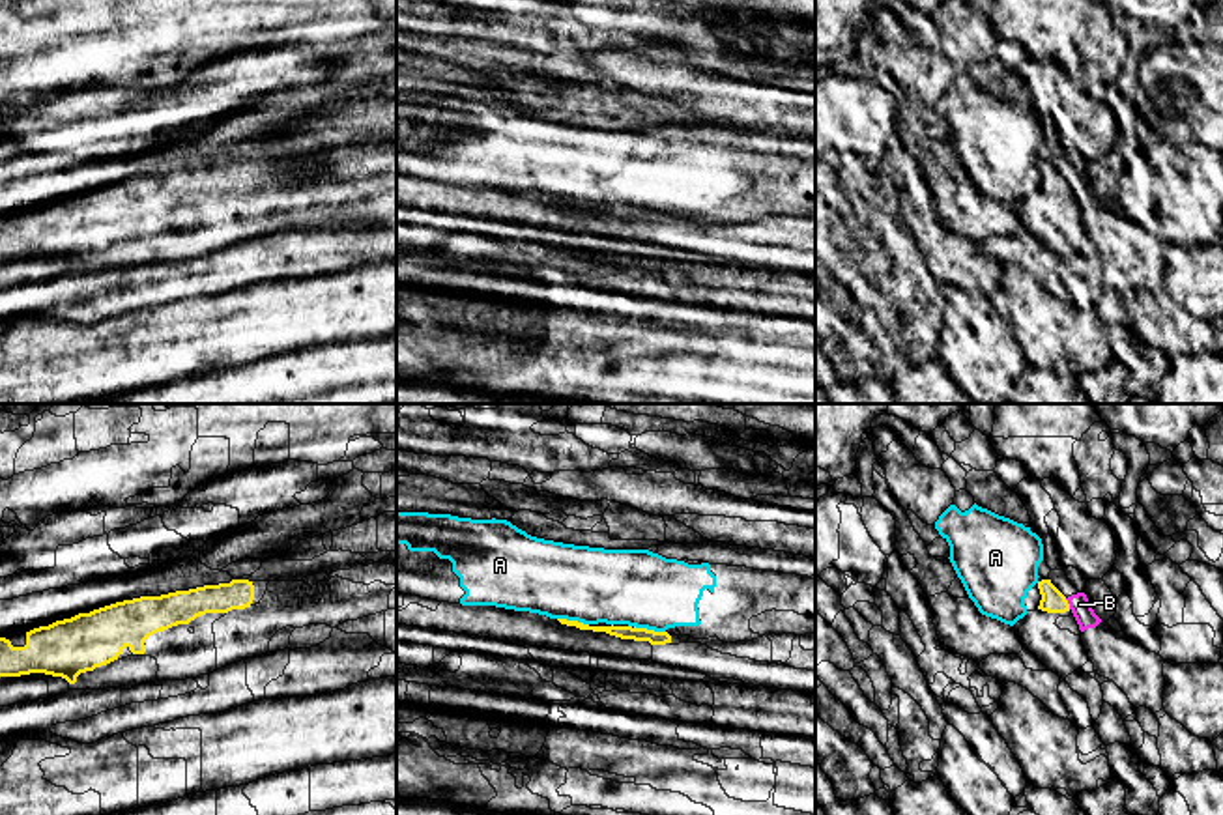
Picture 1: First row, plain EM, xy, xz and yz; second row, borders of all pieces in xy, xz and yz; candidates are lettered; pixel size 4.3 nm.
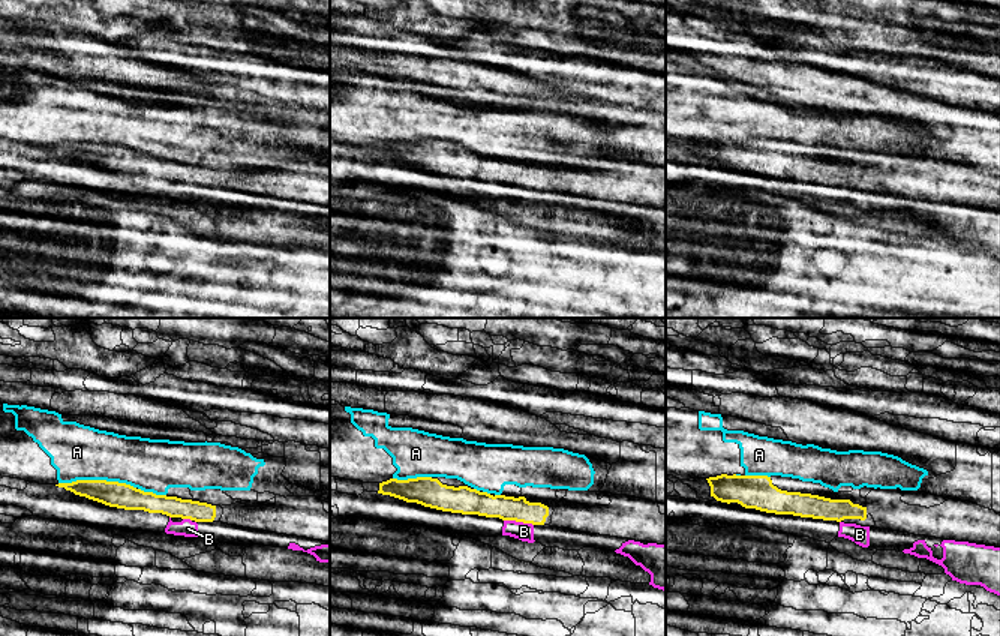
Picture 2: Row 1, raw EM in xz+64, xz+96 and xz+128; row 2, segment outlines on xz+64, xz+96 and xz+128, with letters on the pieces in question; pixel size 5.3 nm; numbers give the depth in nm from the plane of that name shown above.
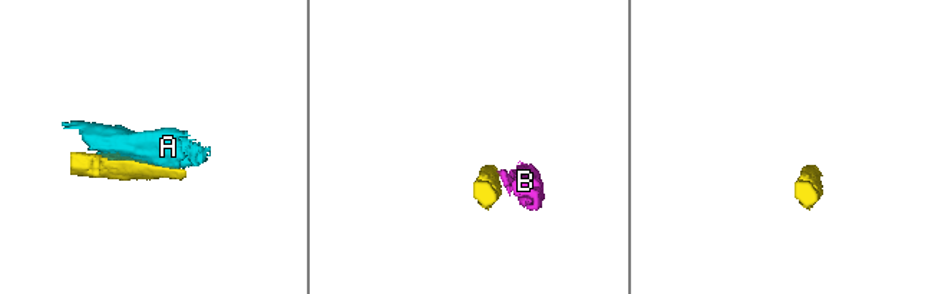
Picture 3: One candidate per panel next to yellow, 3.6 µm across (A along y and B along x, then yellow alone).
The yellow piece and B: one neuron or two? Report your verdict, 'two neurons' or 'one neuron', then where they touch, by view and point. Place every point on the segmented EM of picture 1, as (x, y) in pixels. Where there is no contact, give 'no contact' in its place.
two neurons; meets yellow in yz at (1068, 604)

